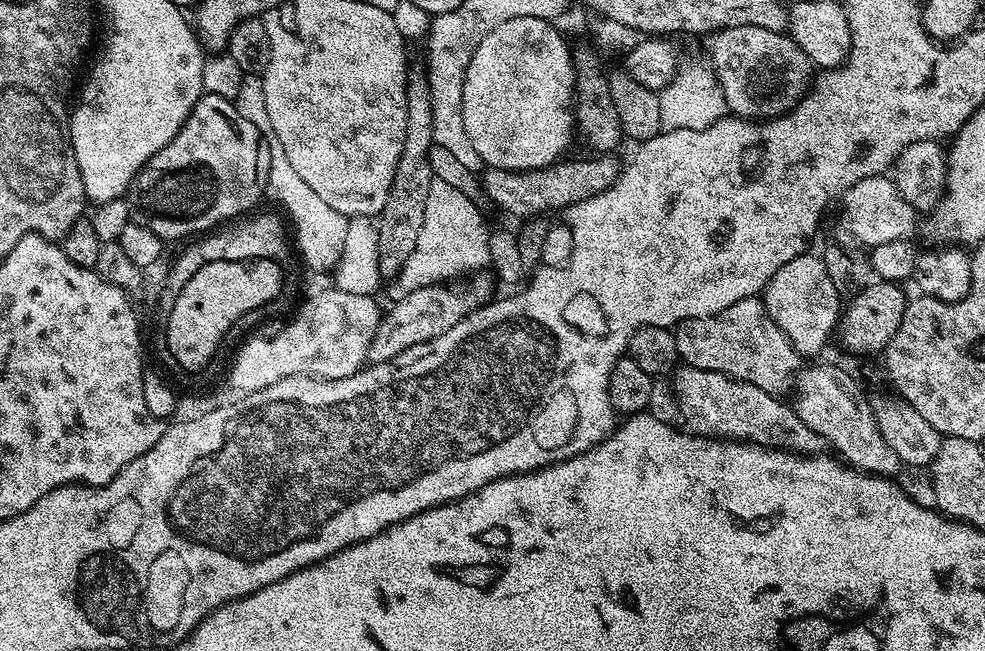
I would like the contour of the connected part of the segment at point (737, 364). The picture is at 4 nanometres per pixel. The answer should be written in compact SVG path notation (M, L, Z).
M755 296L742 298L713 316L683 320L674 331L680 360L687 367L721 372L750 382L758 390L784 394L802 367L802 357L794 350L790 338L770 318L763 299Z

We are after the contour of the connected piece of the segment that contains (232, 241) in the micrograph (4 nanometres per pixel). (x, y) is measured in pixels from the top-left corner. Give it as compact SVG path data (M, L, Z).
M268 212L262 213L261 216L251 216L241 219L231 226L209 231L207 234L183 245L185 248L181 250L180 257L173 262L172 269L169 270L168 277L164 280L164 293L160 296L161 321L167 322L170 318L170 310L174 310L174 302L178 302L178 294L182 294L186 282L190 282L190 278L194 278L194 274L198 274L198 270L202 270L202 266L206 266L210 262L222 262L223 260L275 260L284 262L288 256L288 244L290 248L289 233L288 236L284 233L285 221L283 219L280 221L278 217L271 216Z

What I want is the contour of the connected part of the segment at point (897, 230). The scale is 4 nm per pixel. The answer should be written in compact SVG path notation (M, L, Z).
M887 175L862 178L862 182L844 191L842 203L844 205L840 208L841 230L850 243L865 244L865 249L871 250L880 244L904 240L916 228L916 209L902 198L902 194L896 189L896 183Z

